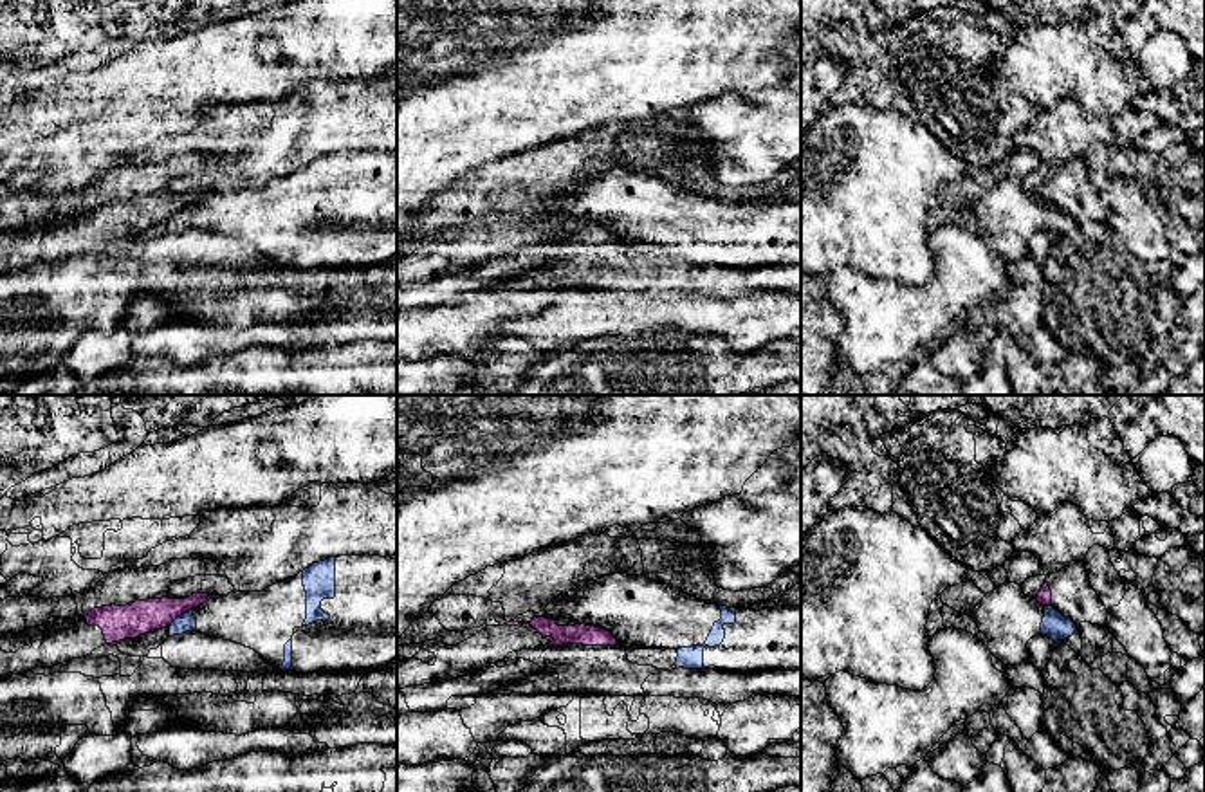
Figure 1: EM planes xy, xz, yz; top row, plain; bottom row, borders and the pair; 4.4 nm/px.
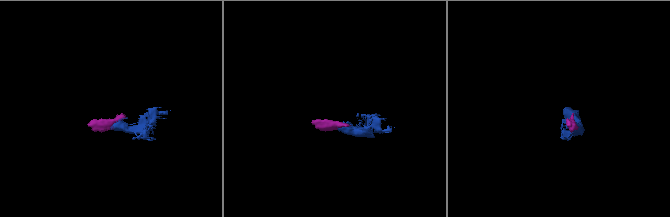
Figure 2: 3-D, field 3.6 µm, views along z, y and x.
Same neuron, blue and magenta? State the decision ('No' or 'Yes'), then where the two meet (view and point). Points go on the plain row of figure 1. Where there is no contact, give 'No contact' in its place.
No. Touches blue at xy (183, 210)

